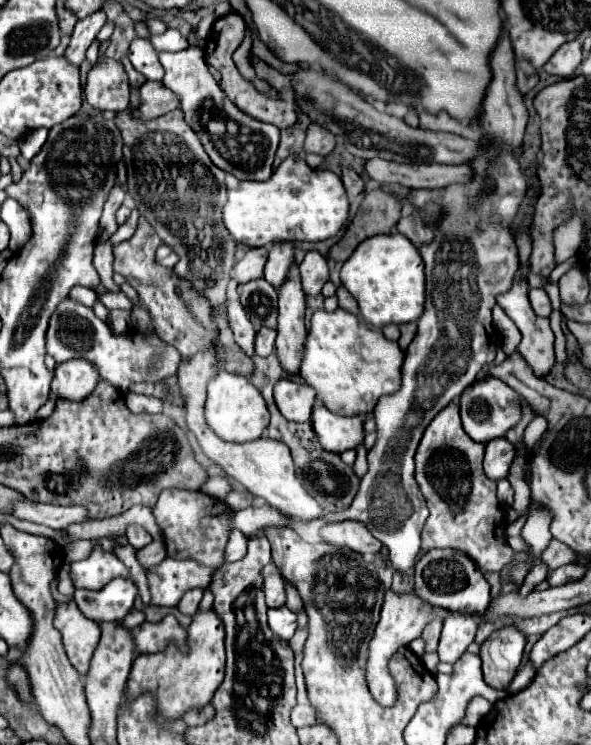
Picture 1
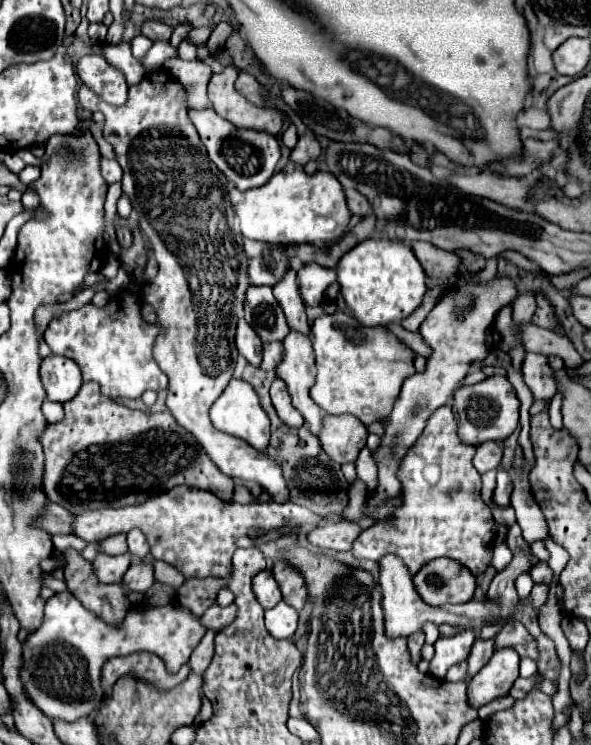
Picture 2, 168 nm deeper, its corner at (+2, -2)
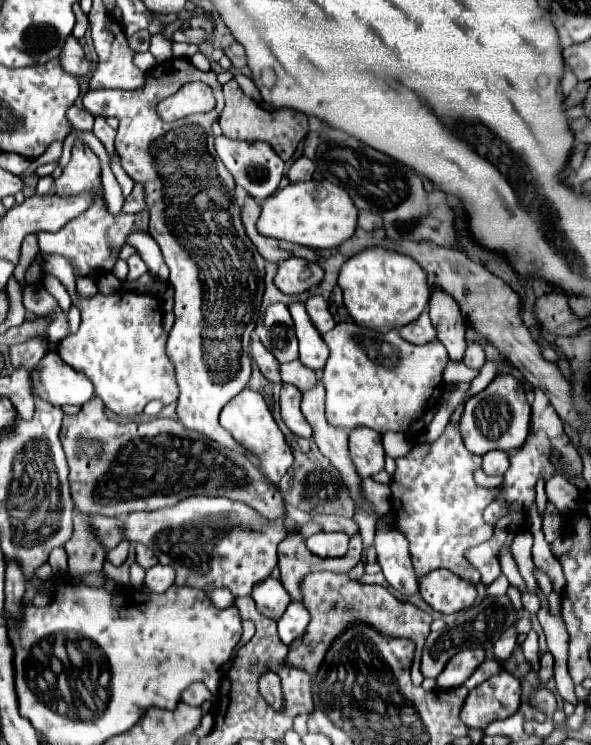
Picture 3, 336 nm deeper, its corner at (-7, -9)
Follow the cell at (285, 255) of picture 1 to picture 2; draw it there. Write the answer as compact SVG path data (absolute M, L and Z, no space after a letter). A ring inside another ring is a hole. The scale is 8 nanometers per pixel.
M288 270L286 276L274 286L274 296L278 300L278 304L282 306L288 326L290 330L302 332L310 336L310 326L306 320L306 312L304 312L304 302L298 294L298 280L296 280L296 272Z

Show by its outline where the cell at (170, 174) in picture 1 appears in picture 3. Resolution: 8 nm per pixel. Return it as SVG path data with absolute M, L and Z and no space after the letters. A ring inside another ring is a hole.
M171 57L169 61L165 63L159 63L155 65L147 77L145 77L145 85L137 91L121 91L121 89L91 89L85 97L83 97L83 107L91 113L91 115L105 115L105 117L117 117L119 119L119 129L117 129L117 137L115 137L115 149L121 157L121 165L125 169L125 173L135 181L135 183L141 183L143 189L145 189L145 203L147 203L147 209L149 209L149 215L151 215L151 221L149 221L149 233L153 235L153 239L157 241L157 245L161 247L161 253L163 253L163 259L169 267L169 285L175 289L175 323L173 323L173 329L169 331L169 339L167 339L167 357L171 359L173 367L175 367L175 377L177 377L177 385L179 385L179 401L177 401L177 417L179 421L191 429L191 431L199 431L203 435L207 435L211 441L231 449L231 451L239 451L243 453L245 457L251 457L251 453L247 453L221 425L219 425L219 413L223 409L223 405L227 401L231 401L241 389L245 389L249 377L251 377L251 357L249 357L249 335L253 331L253 327L257 325L259 321L259 315L261 315L261 297L263 297L263 277L265 277L265 261L263 257L257 253L255 245L251 243L251 239L247 237L245 233L245 227L241 223L241 207L237 205L235 201L235 181L231 177L231 173L225 169L225 165L221 165L221 159L217 157L215 153L215 147L213 147L213 131L211 131L211 123L219 117L221 109L223 109L223 93L221 93L221 85L217 83L217 75L213 71L199 71L197 67L193 67L193 63L189 59L177 59L177 57ZM191 81L201 81L201 83L207 83L211 89L213 89L213 95L215 95L215 109L209 111L209 113L195 113L195 115L187 115L179 121L173 121L173 123L165 123L159 115L157 115L157 103L161 103L163 99L175 95L179 91L181 85L185 83L191 83Z

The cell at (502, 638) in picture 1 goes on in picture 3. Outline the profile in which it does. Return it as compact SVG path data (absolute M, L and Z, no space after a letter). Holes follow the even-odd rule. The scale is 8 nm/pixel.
M501 667L501 671L497 675L489 677L485 683L481 683L473 691L469 691L463 711L461 711L461 719L471 729L485 729L491 721L505 719L505 717L513 715L519 709L519 705L521 705L521 681L517 675L513 675L511 671Z

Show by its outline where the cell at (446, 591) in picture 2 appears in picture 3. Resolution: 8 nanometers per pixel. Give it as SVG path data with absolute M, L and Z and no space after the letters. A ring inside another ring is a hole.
M435 569L419 579L419 593L439 613L459 613L469 609L477 599L477 589L471 581L461 579L449 569Z

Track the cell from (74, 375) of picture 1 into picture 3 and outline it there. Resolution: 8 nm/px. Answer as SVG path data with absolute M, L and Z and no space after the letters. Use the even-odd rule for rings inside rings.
M49 351L31 373L35 393L51 405L85 405L93 397L91 381L65 365L55 351Z

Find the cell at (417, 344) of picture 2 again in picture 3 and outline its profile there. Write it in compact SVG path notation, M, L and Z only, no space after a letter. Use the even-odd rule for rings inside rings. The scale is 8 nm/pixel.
M449 359L445 373L443 373L443 385L453 385L457 381L473 381L477 375L479 375L479 371L467 367L463 361L451 361Z

